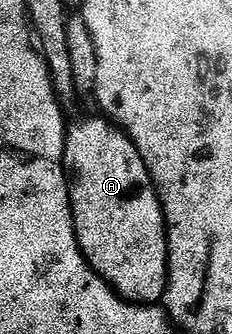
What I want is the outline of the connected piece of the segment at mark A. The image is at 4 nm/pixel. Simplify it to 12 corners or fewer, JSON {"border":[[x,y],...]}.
{"border":[[111,119],[66,127],[80,251],[121,299],[168,288],[164,211]]}

